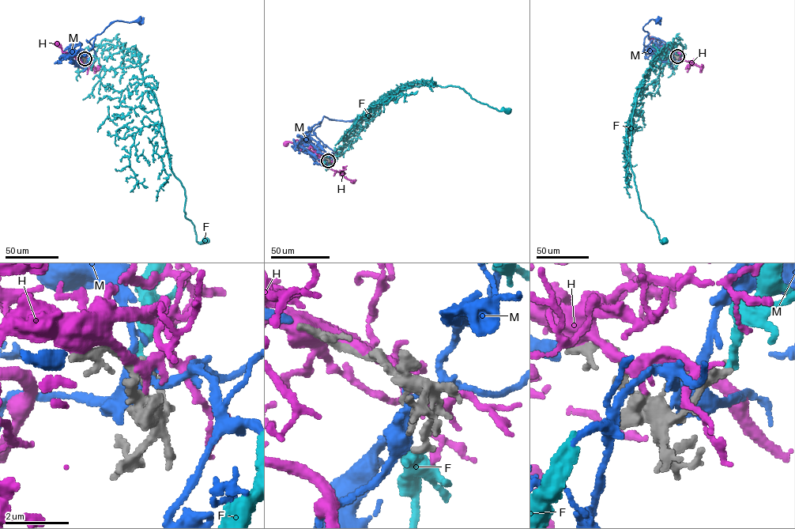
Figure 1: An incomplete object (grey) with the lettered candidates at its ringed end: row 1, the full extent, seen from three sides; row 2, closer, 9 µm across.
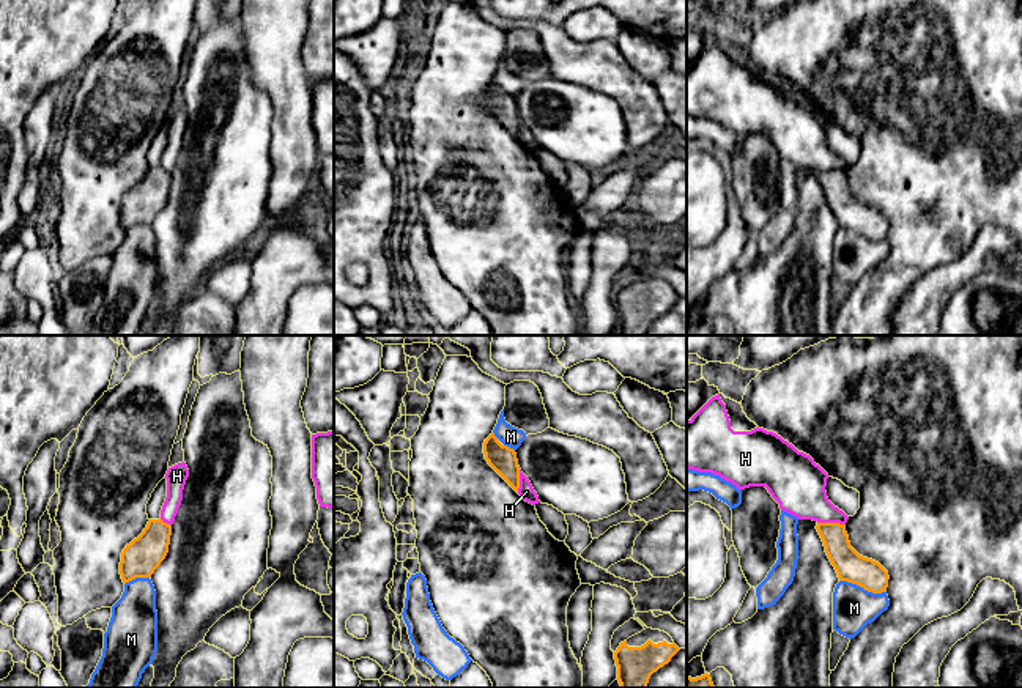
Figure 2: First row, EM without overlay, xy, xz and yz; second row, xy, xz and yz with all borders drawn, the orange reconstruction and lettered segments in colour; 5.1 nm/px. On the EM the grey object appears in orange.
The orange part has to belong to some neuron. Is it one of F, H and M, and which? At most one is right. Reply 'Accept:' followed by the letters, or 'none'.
Accept: M

